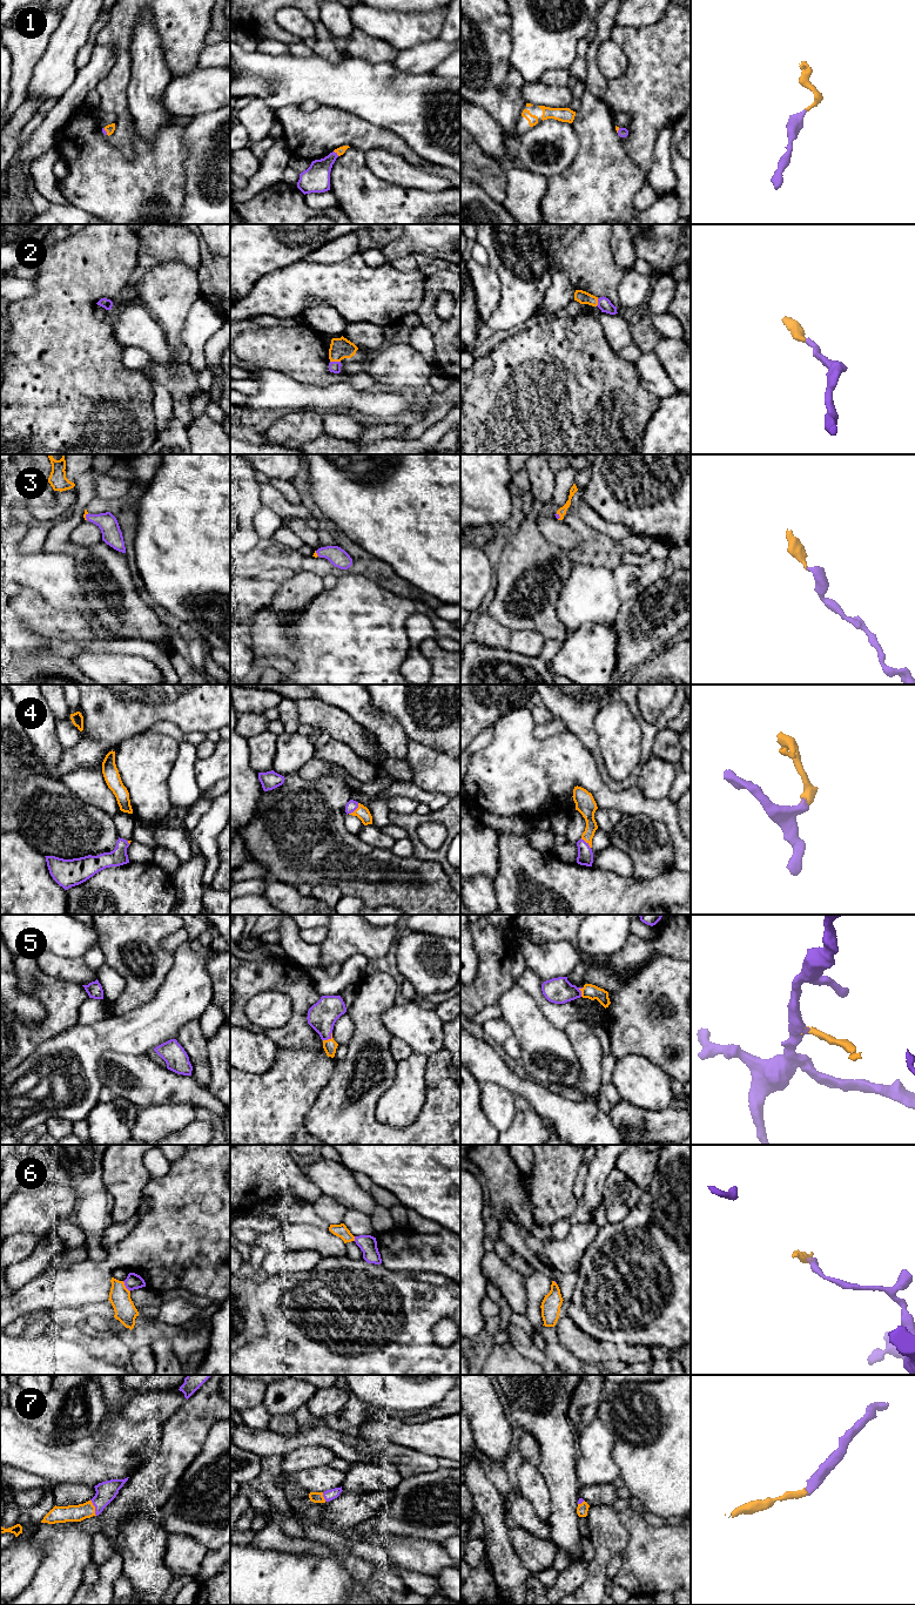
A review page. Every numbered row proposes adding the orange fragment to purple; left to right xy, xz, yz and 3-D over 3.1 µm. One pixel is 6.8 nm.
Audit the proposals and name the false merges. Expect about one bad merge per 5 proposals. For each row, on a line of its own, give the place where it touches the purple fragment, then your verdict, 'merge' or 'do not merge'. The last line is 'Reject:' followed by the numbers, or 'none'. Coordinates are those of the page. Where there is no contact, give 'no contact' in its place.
1: contact xz (336, 153); merge
2: contact xz (335, 362); merge
3: contact xy (86, 517); merge
4: contact xz (355, 809); merge
5: contact xz (329, 1038); merge
6: contact xy (126, 1287); do not merge
7: contact xy (95, 1508); merge
Reject: 6

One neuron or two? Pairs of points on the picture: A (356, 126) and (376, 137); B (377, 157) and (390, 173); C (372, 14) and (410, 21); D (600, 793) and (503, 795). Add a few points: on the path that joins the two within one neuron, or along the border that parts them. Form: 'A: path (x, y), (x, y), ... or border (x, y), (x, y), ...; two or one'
A: path (361, 130), (367, 136), (371, 136); one
B: path (381, 161), (389, 169); one
C: path (382, 21), (401, 21); one
D: path (576, 777), (527, 777); one

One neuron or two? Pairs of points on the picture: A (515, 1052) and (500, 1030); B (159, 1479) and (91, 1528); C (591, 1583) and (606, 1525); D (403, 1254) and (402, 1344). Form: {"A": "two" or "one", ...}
{"A": "one", "B": "two", "C": "one", "D": "two"}

